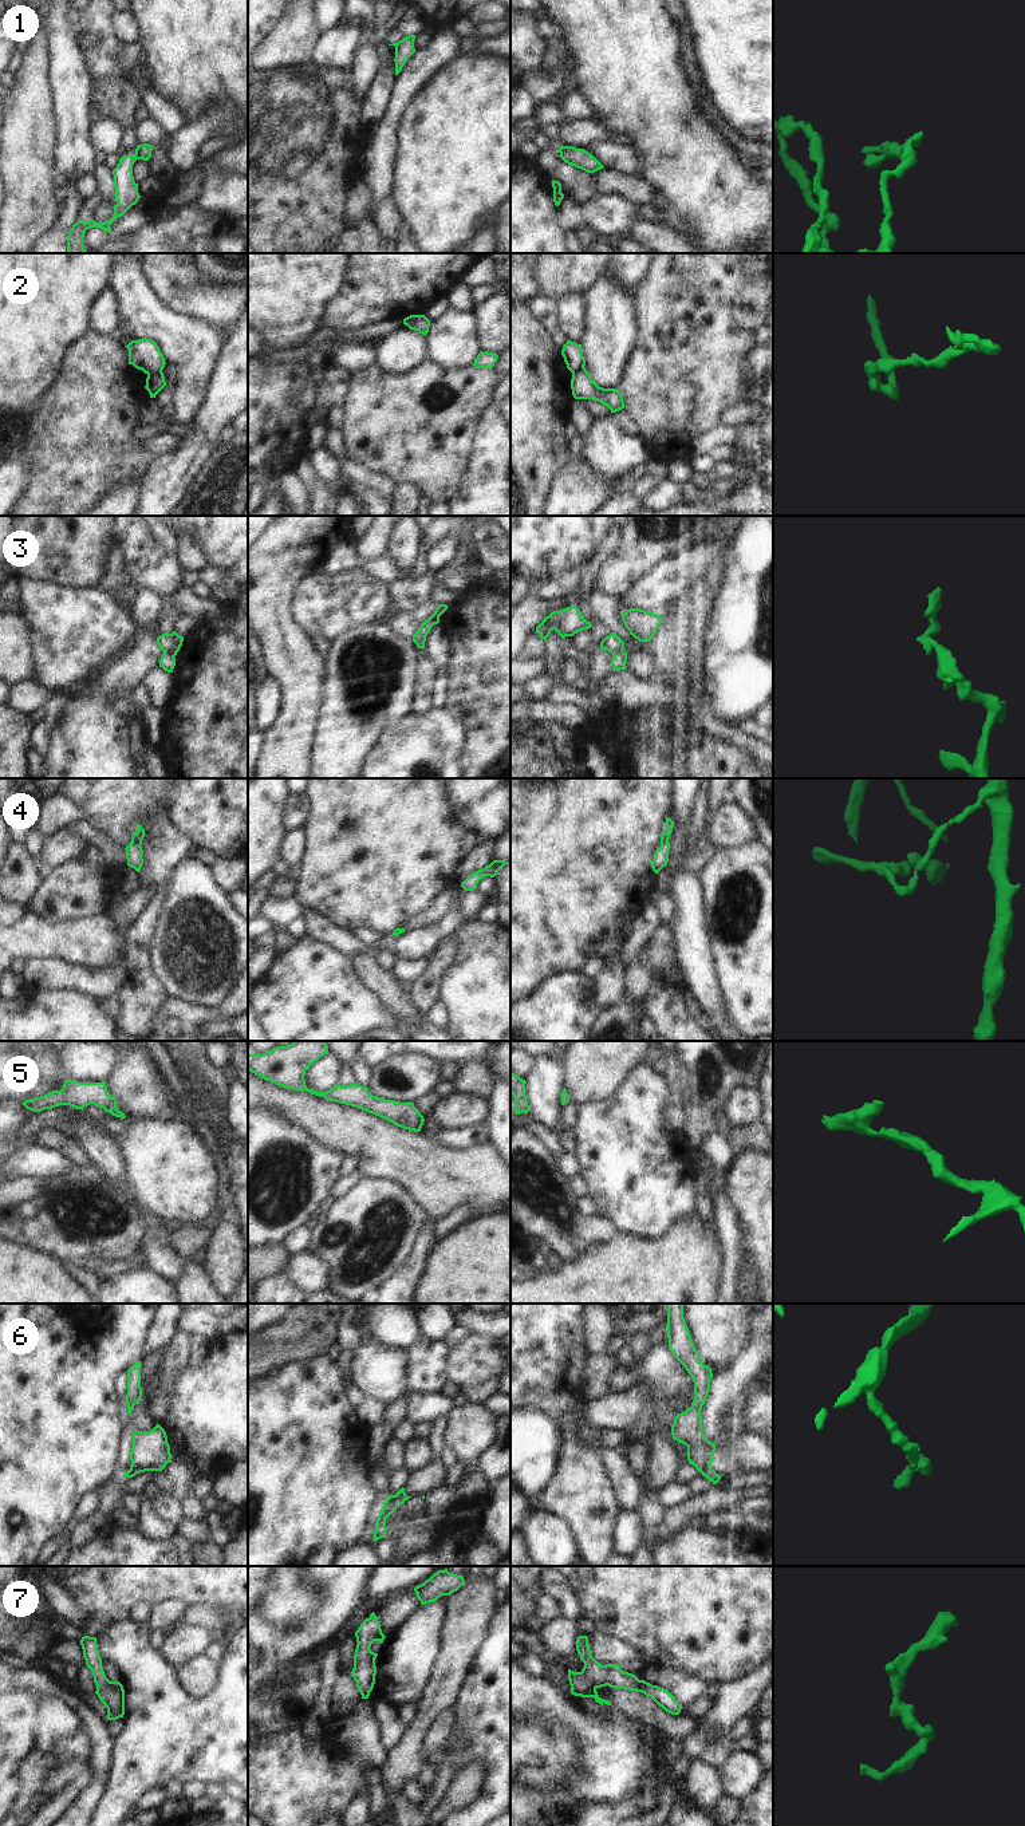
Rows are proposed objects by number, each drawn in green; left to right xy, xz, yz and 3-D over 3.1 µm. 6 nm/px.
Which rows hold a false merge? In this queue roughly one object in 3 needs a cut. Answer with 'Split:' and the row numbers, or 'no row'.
Split: 1, 2, 3, 4

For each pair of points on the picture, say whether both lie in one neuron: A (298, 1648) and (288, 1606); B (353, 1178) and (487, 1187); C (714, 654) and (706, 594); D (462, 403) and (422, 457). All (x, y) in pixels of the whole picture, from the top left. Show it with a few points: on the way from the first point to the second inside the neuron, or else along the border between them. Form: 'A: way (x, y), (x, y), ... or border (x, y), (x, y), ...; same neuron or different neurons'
A: way (282, 1640), (265, 1624), (265, 1614), (272, 1608); same neuron
B: border (357, 1170), (363, 1176); different neurons
C: border (720, 587), (705, 631), (704, 647); different neurons
D: way (449, 417), (422, 444); same neuron

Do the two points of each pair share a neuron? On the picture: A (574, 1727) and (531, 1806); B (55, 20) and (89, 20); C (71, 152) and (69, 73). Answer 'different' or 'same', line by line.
A: same
B: different
C: same

